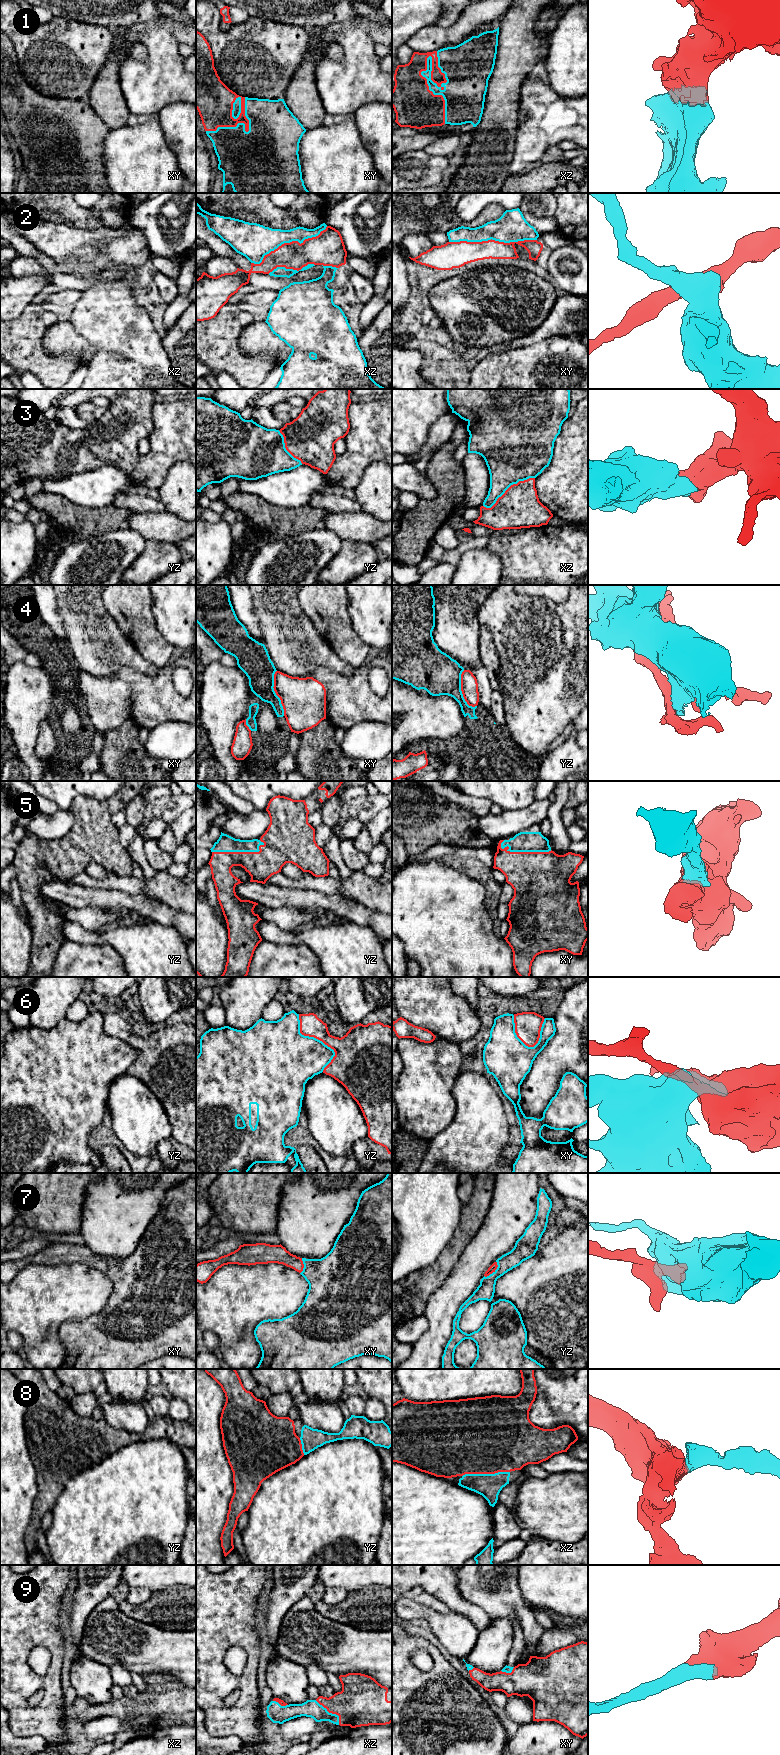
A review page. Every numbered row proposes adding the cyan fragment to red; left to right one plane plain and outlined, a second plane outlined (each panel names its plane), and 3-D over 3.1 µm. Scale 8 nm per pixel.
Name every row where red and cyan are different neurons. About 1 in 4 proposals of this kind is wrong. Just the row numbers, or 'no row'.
2, 4, 6

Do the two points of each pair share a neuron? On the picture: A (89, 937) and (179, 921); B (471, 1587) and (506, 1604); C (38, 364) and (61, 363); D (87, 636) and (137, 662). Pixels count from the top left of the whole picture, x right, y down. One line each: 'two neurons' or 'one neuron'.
A: two neurons
B: one neuron
C: one neuron
D: one neuron

